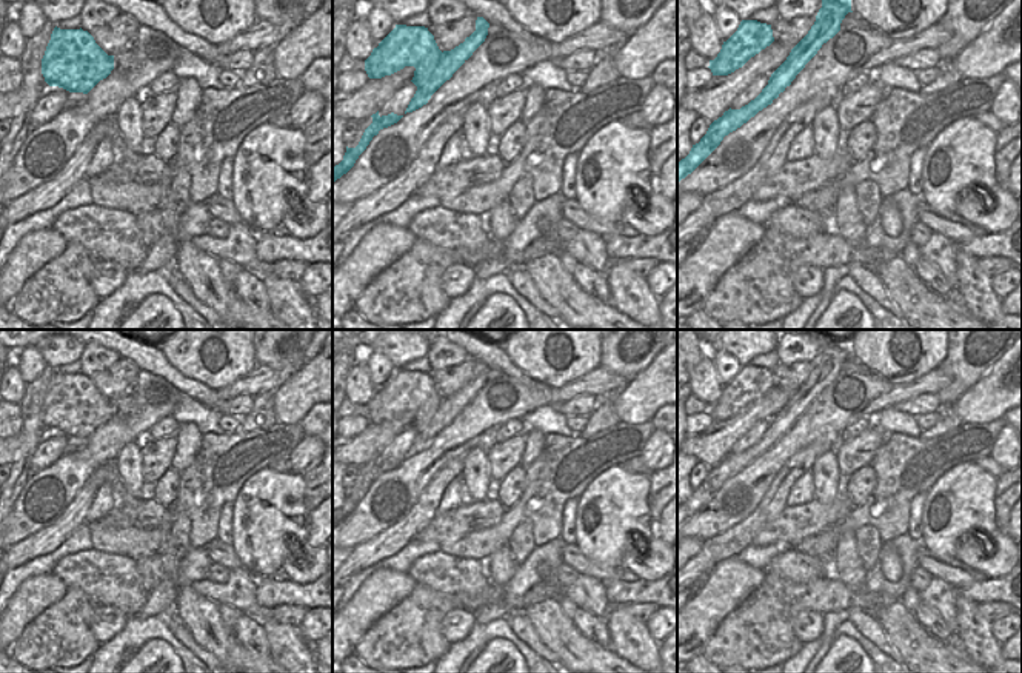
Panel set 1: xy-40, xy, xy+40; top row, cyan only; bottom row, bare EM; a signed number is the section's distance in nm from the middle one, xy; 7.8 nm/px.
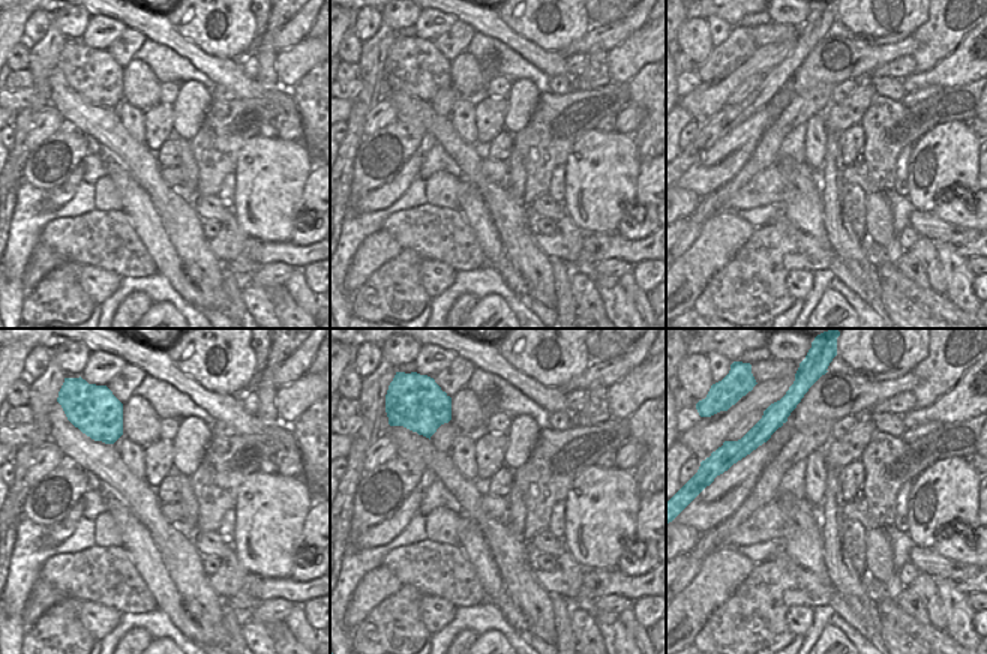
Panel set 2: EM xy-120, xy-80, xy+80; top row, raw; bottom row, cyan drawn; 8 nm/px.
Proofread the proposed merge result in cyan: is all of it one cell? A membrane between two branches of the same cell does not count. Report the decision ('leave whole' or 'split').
leave whole

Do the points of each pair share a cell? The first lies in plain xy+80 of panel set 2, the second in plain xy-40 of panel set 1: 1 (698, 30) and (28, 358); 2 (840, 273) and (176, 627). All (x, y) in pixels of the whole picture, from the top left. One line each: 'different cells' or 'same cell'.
1: different cells
2: same cell

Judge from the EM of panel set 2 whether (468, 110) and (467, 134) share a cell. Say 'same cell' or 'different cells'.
same cell

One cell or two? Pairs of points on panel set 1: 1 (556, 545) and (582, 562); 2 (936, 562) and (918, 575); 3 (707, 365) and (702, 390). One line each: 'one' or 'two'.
1: two
2: two
3: one

